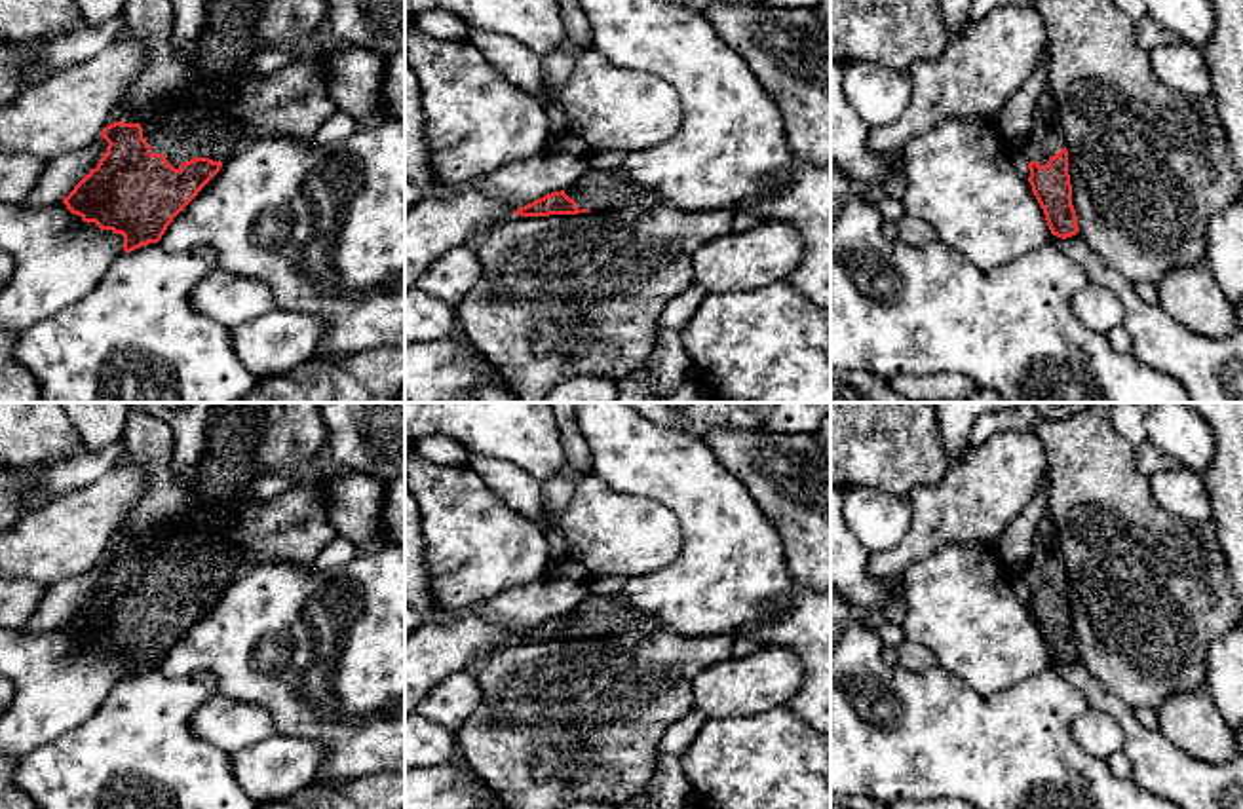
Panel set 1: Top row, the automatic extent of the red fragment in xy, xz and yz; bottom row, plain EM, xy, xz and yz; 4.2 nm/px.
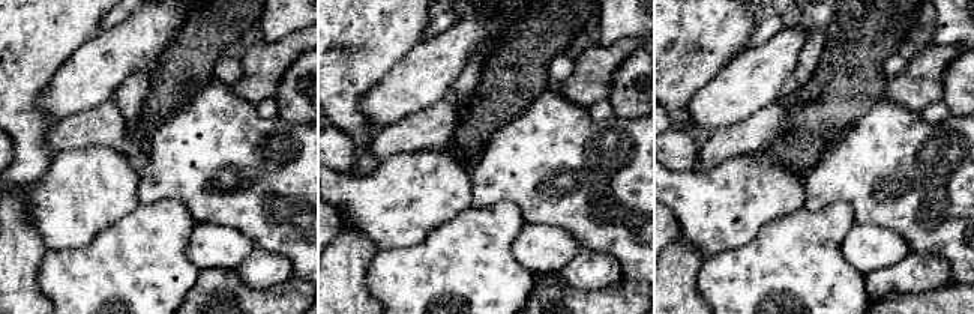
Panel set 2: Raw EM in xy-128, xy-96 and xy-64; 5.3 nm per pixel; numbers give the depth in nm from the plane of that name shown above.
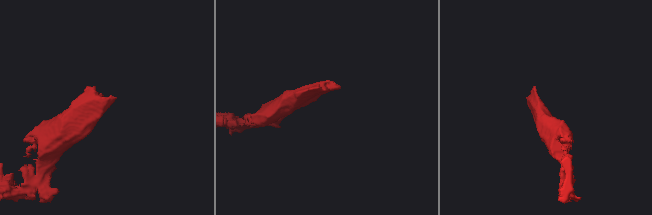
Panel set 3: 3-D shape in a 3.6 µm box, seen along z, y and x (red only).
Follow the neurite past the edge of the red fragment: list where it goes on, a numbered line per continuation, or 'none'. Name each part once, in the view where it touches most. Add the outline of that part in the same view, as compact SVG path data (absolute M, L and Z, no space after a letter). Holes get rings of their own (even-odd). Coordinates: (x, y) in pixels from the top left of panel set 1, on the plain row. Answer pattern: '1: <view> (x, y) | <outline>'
1: xy (187, 557) | M177 530L141 549L152 579L163 579L179 594L182 587L226 587L241 570L241 553L224 530Z

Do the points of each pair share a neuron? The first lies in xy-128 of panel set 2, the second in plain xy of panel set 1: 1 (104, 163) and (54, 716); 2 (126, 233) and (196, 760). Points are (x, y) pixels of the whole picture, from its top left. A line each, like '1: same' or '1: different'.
1: same
2: same

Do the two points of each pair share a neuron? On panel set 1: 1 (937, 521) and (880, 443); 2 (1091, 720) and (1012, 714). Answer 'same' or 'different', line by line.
1: different
2: different

